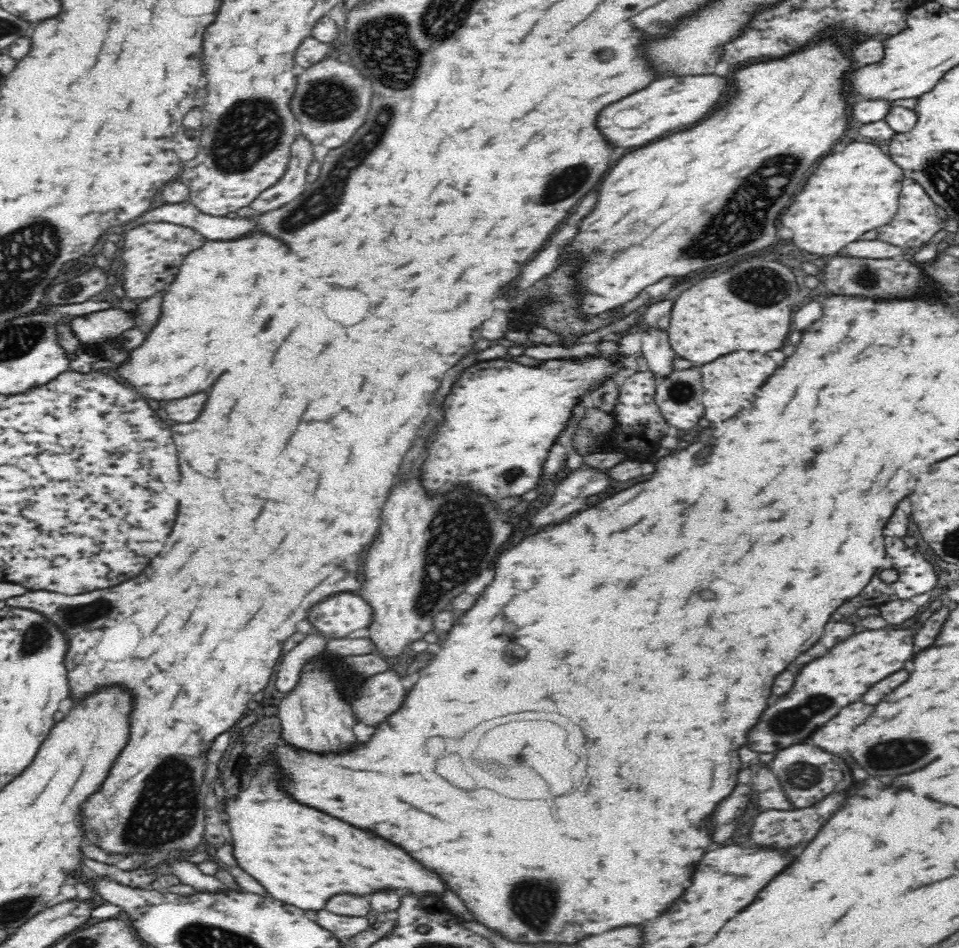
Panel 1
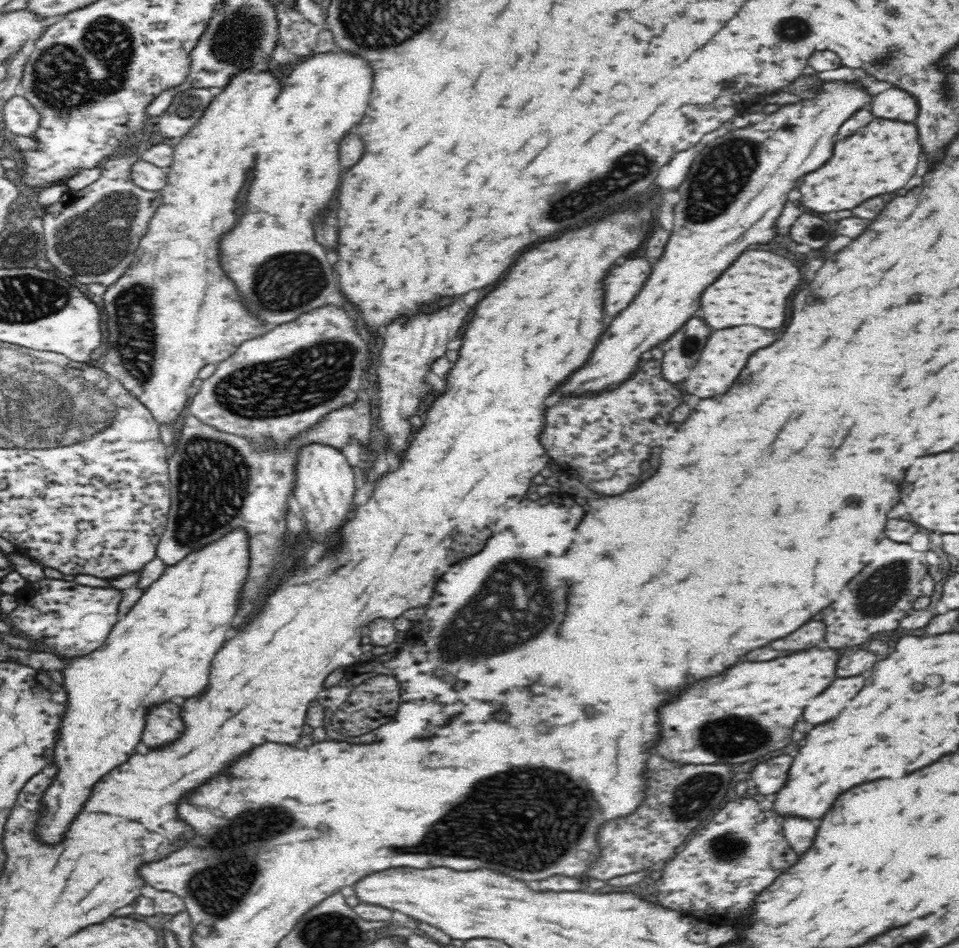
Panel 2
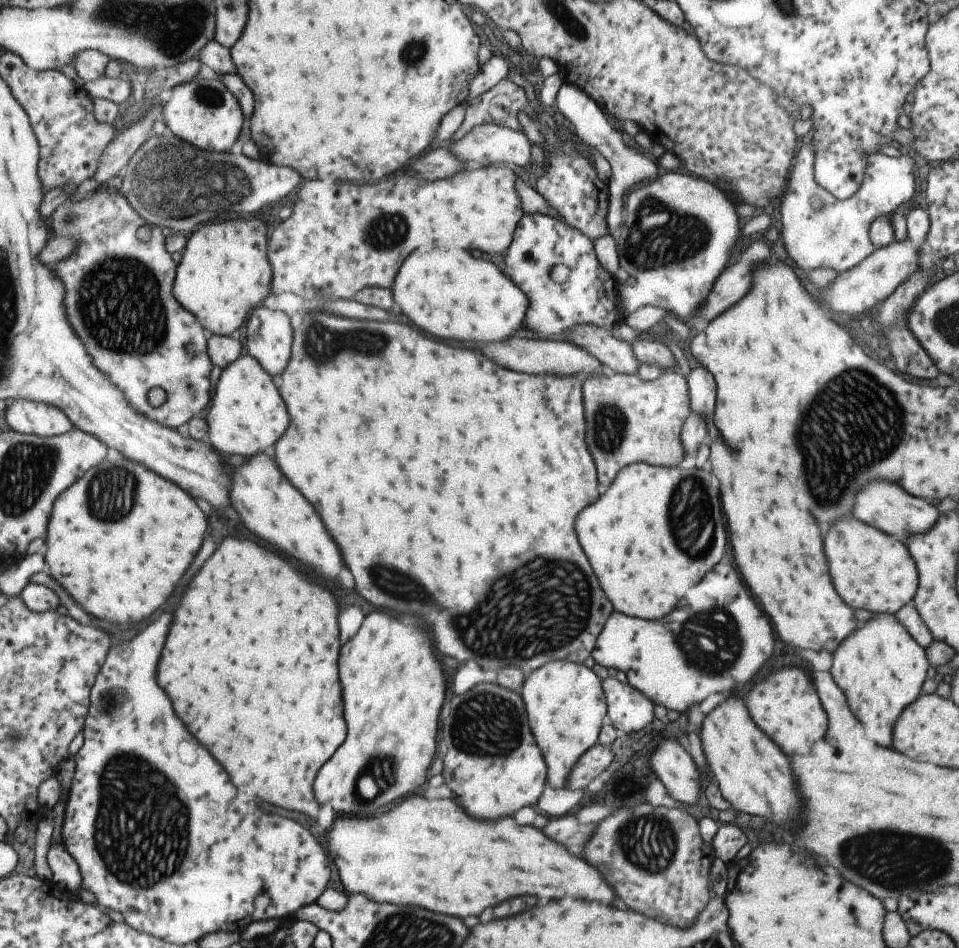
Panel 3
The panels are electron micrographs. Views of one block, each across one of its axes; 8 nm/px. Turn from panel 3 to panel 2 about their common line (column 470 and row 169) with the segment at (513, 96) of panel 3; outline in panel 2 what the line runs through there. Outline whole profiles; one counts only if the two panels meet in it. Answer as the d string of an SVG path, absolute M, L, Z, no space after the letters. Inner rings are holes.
M136 152L106 158L102 166L98 166L102 174L94 184L66 192L62 202L56 202L42 212L46 256L56 270L82 284L100 282L108 286L134 262L134 252L138 250L142 236L148 232L154 212L162 204L162 192L142 190L134 184L132 166L138 160Z

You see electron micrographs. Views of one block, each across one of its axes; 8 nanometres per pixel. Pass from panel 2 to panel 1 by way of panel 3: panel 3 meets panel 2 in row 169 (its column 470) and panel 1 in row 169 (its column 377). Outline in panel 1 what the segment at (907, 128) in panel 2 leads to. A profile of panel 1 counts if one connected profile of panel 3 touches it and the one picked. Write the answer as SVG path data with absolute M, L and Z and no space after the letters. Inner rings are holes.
M852 142L844 150L822 158L818 168L794 196L782 224L794 232L794 242L814 254L832 256L864 232L886 226L900 208L904 170L876 144Z

